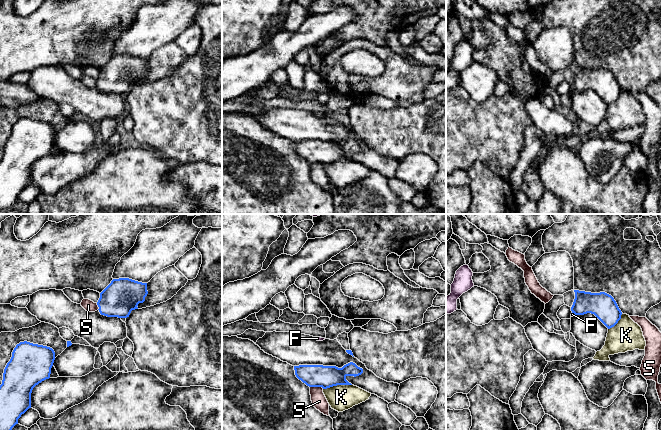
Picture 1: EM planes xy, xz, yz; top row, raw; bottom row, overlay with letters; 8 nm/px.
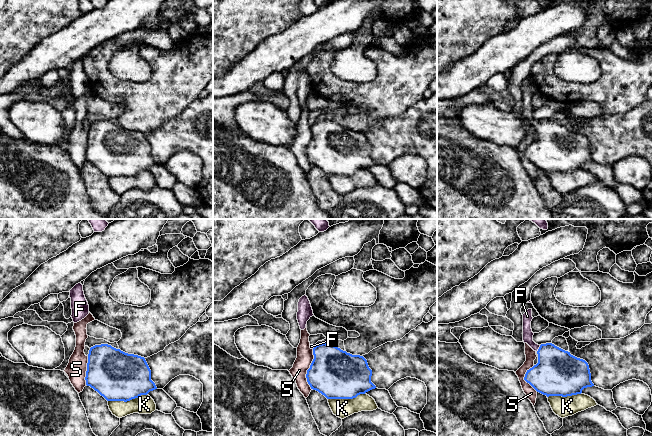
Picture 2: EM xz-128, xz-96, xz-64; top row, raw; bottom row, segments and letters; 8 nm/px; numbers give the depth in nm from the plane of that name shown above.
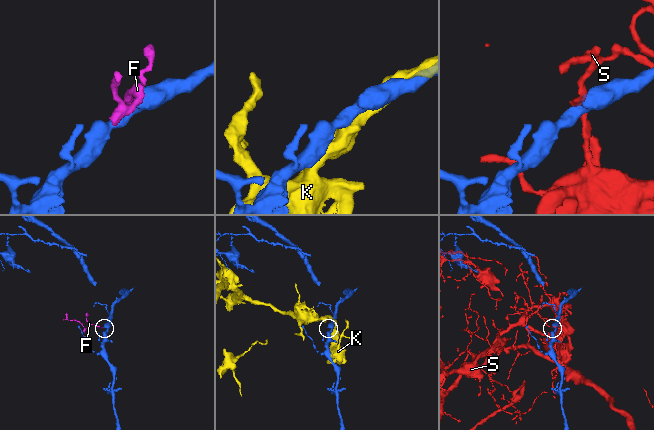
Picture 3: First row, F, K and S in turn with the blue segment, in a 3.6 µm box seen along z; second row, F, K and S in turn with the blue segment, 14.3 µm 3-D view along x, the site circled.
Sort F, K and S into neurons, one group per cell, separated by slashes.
F / K / S

